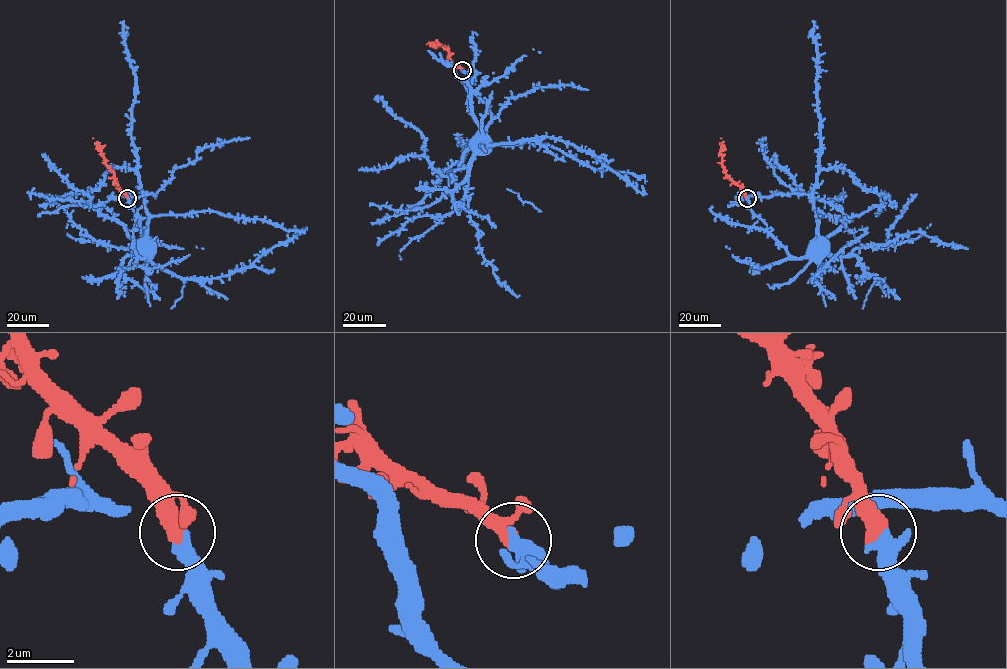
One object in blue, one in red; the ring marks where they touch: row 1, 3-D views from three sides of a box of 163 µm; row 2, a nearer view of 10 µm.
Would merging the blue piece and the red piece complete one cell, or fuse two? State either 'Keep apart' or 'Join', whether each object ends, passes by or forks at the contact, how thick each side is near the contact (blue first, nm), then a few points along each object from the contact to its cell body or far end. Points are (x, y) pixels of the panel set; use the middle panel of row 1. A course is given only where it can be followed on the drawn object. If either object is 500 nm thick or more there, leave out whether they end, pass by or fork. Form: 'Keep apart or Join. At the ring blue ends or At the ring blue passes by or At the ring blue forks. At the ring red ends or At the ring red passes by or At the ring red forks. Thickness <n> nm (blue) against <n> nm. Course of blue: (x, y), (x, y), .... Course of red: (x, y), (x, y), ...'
Join. Thickness 460 nm (blue) against 500 nm. Course of blue: (462, 70), (469, 78), (468, 109), (484, 142), (478, 138), (466, 145), (470, 142), (459, 138), (463, 142). Course of red: (462, 70), (453, 64), (445, 47), (429, 42), (426, 44)

